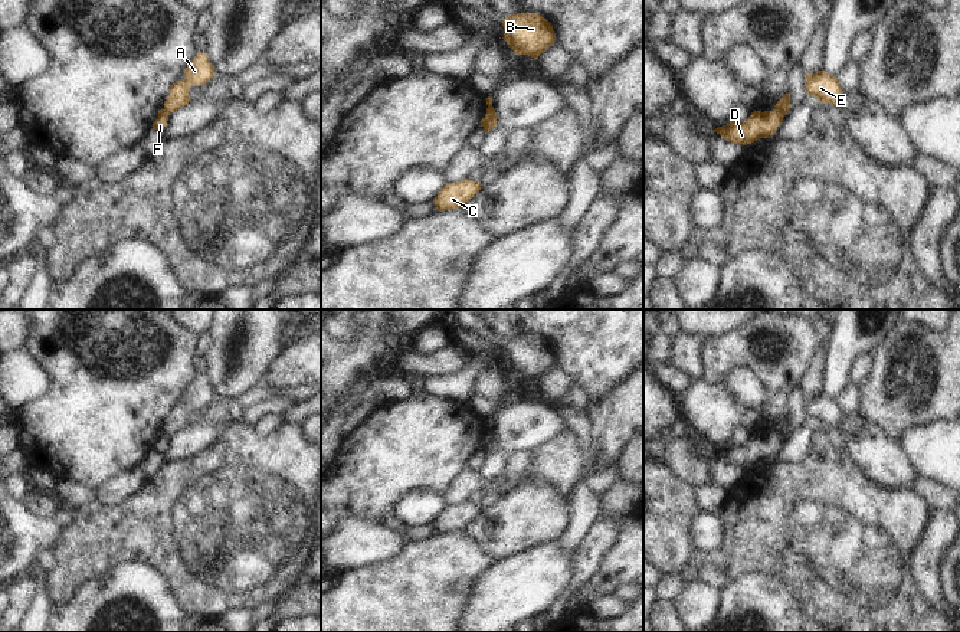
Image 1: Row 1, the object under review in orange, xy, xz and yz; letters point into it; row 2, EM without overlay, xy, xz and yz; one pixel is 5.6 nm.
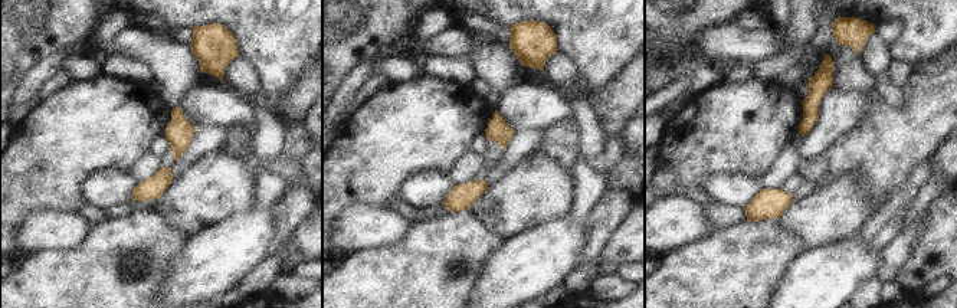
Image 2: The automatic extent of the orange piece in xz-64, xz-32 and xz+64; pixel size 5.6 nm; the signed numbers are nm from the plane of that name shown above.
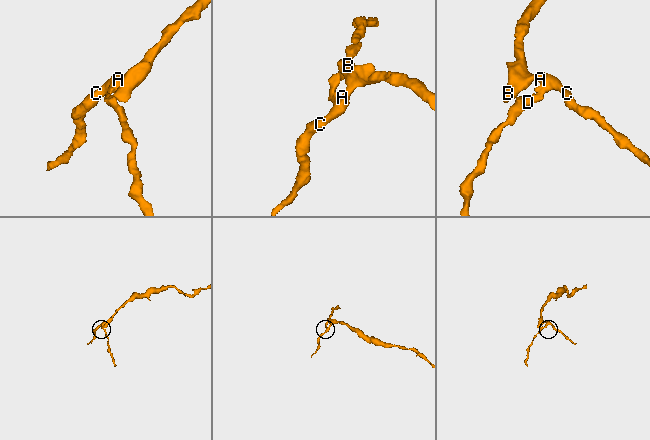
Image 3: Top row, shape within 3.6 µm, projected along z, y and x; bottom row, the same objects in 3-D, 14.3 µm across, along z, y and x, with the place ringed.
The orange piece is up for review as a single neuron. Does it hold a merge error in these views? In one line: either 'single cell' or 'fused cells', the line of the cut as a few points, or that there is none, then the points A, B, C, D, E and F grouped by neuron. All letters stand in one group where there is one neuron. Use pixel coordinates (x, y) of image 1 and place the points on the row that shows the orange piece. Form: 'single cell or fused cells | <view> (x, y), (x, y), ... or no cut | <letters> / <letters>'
fused cells | xz (494, 111), (484, 127) | A B C E / D F

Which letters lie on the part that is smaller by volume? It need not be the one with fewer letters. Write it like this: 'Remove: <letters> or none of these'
Remove: D, F

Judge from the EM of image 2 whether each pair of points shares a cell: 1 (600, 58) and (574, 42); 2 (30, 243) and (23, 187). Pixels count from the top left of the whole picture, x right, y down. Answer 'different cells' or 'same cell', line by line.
1: same cell
2: different cells

